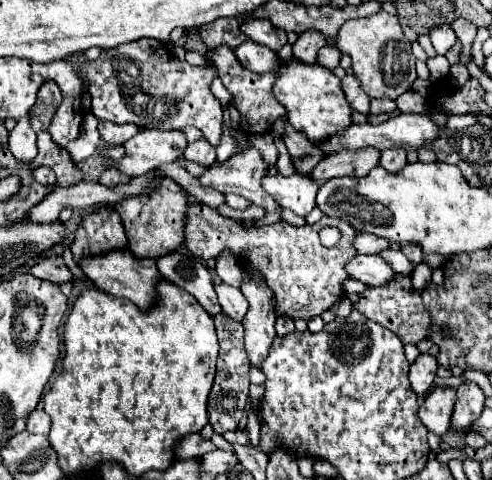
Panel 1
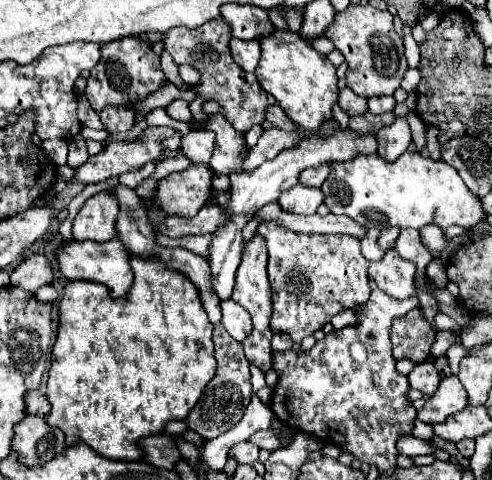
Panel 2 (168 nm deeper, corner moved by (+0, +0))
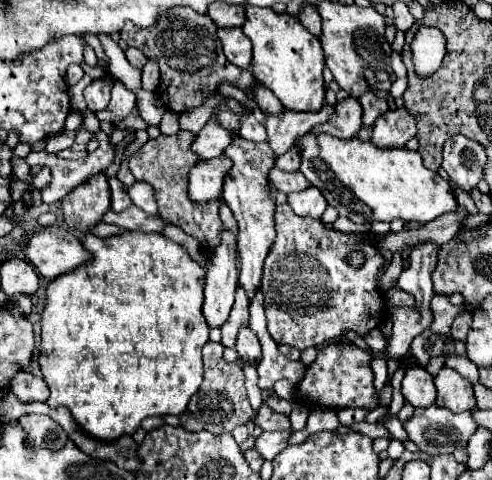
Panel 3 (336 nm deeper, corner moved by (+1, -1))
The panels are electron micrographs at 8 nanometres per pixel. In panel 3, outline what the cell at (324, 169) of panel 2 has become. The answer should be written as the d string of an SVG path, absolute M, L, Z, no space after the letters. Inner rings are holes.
M280 168L270 170L270 182L276 190L280 190L284 194L306 190L310 186L310 182L306 180L306 176L302 172L284 172Z

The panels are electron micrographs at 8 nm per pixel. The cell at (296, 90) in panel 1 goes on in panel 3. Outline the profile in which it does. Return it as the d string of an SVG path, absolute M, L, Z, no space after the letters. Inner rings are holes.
M246 6L244 34L254 44L252 74L254 78L272 90L286 110L294 112L318 112L324 106L324 52L320 40L314 38L296 18L288 14L276 14L272 8Z

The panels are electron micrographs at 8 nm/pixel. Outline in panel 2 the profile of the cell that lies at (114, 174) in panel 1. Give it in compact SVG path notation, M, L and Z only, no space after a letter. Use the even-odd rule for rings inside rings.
M191 163L185 171L159 181L157 199L151 207L163 207L165 215L197 215L211 197L211 177L209 165Z

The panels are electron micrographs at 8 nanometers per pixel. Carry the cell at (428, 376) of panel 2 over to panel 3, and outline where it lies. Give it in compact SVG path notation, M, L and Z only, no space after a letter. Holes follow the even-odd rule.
M420 366L408 368L402 380L402 394L414 408L424 408L424 406L434 404L436 386L434 386L432 376Z

